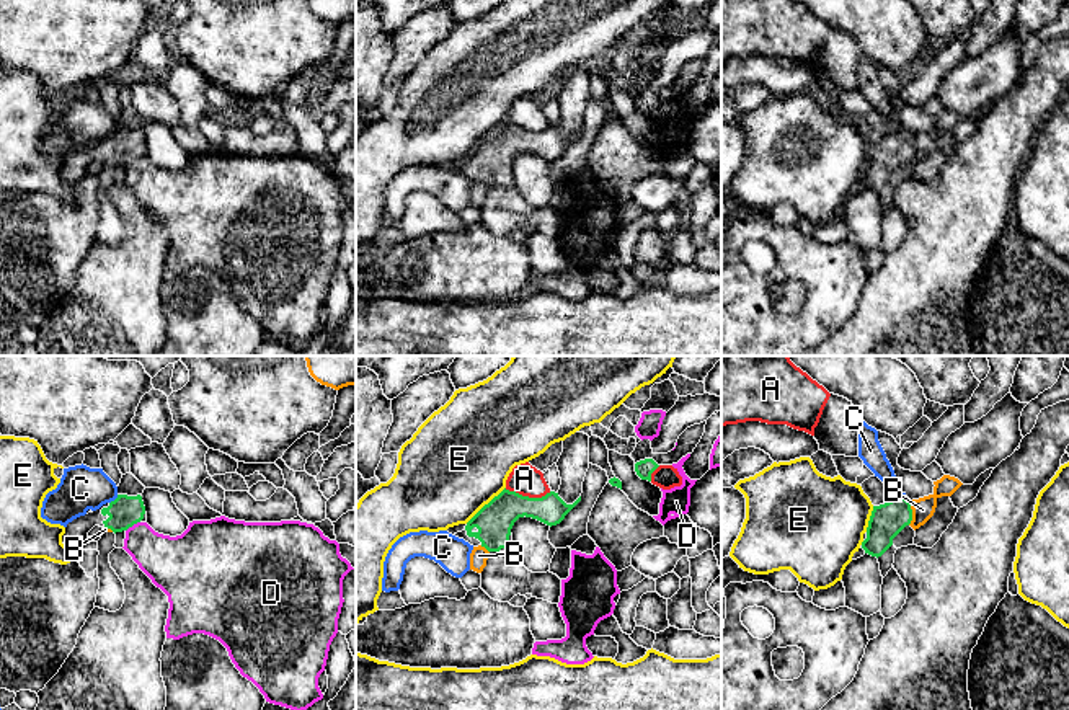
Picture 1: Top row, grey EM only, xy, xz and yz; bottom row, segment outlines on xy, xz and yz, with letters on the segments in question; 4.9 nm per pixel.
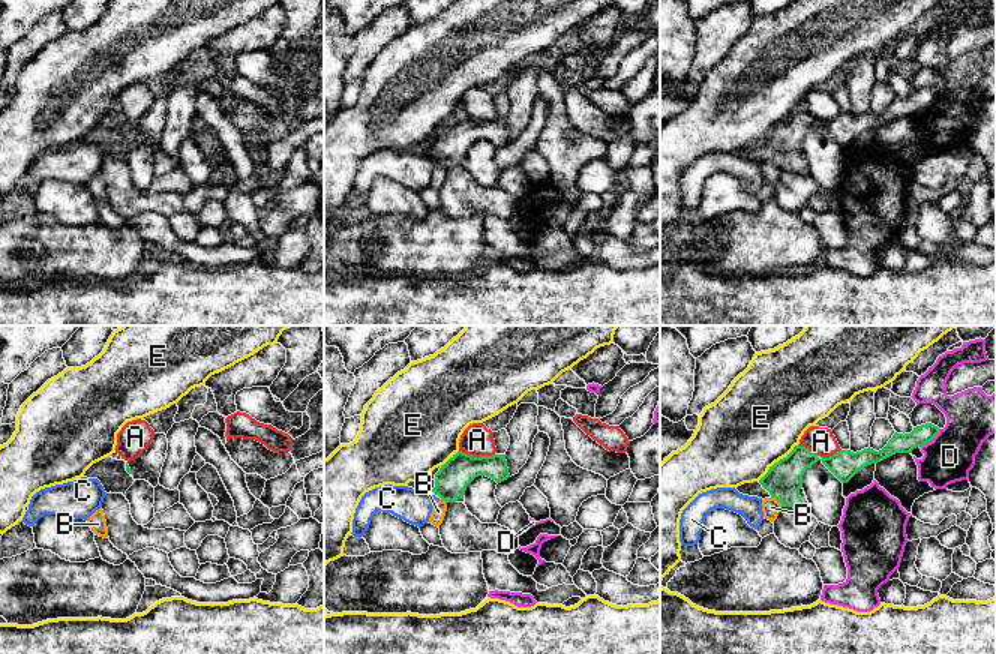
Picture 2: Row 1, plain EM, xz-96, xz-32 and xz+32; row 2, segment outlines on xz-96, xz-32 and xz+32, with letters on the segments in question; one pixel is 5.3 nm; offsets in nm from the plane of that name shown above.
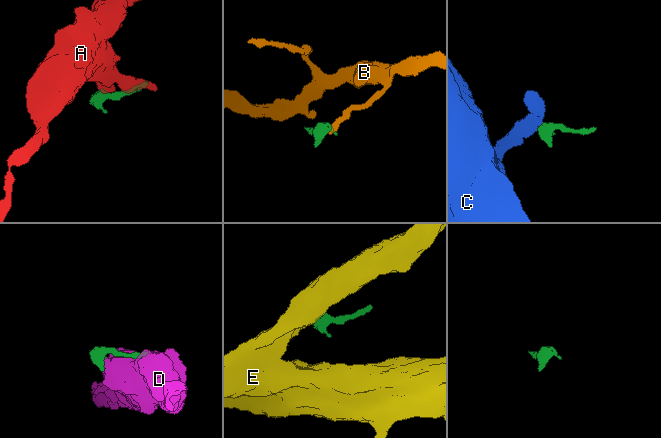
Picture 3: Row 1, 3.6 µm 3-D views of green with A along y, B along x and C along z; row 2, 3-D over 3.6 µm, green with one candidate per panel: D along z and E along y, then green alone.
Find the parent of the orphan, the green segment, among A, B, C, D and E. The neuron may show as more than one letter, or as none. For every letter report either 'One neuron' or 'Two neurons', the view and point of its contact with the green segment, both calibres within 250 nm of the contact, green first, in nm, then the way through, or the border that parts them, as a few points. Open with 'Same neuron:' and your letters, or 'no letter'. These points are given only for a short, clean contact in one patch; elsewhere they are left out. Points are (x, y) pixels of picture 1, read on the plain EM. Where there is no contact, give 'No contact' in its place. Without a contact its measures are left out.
Same neuron: no letter
A: Two neurons. Touches green at xz (527, 131). Thickness 180 nm (green) against 150 nm
B: Two neurons. Touches green at yz (911, 149). Thickness 170 nm (green) against 110 nm. Boundary: yz (911, 137), (911, 155), (908, 159)
C: Two neurons. Touches green at xy (115, 134). Thickness 160 nm (green) against 220 nm. Boundary: xy (118, 129), (110, 137)
D: Two neurons. Touches green at xy (133, 159). Thickness 160 nm (green) against 240 nm
E: Two neurons. Touches green at xz (485, 139). Thickness 180 nm (green) against 500 nm. Boundary: xz (505, 121), (465, 157)

